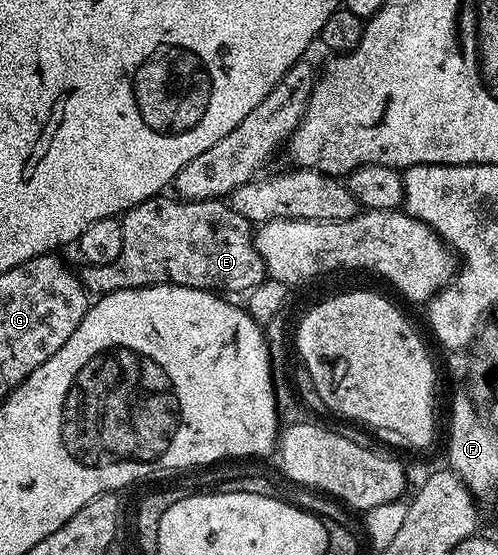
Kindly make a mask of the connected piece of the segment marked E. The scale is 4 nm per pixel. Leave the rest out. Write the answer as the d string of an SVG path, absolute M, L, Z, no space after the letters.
M157 197L155 199L147 199L138 205L134 205L129 211L124 212L122 222L122 253L118 253L115 261L110 261L110 265L84 265L79 268L78 274L80 282L84 285L84 290L93 296L99 297L109 295L115 291L122 289L134 289L135 287L157 287L159 283L167 283L173 287L189 287L190 289L202 289L203 291L211 291L213 293L232 293L228 291L241 291L247 293L255 289L258 285L262 285L266 278L264 262L256 248L254 238L254 224L246 217L242 217L242 213L238 213L232 208L231 202L224 199L181 199L179 197L171 197L172 199L164 199L165 197Z

